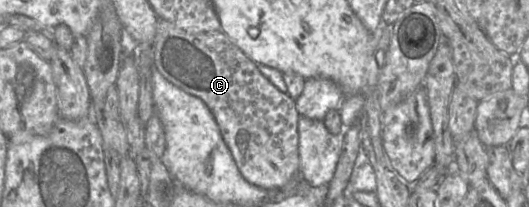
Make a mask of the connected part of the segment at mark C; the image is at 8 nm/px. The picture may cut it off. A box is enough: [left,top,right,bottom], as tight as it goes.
[153,18,299,190]

